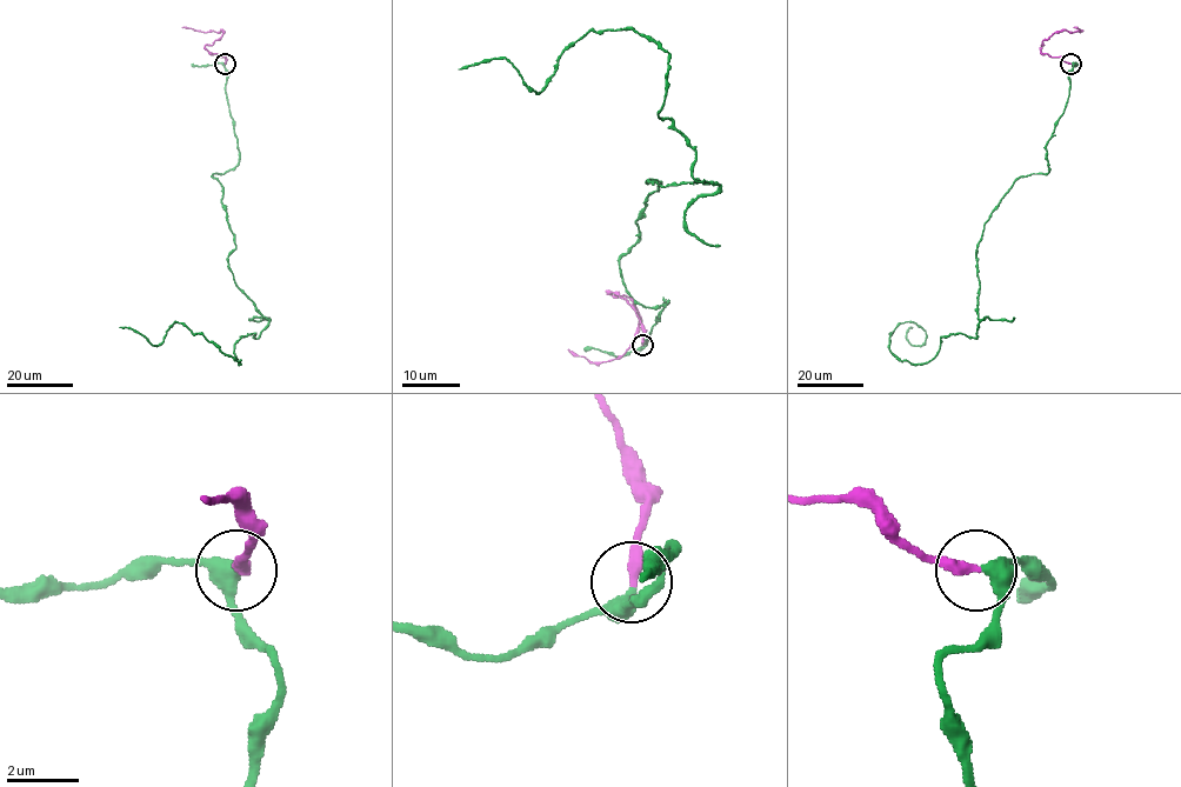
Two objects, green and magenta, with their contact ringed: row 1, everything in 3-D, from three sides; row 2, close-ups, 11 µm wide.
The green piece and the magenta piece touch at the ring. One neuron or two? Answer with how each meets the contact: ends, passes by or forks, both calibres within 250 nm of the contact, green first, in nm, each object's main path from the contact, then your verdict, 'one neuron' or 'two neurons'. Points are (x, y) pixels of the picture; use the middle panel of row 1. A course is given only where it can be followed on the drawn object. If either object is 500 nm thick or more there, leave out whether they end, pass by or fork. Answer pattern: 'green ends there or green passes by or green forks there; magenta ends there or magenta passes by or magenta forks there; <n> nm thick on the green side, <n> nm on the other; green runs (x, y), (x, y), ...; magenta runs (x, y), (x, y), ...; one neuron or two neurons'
green passes by; magenta ends there; 360 nm thick on the green side, 320 nm on the other; green runs (641, 346), (648, 180), (718, 185), (667, 52), (459, 69); magenta runs (641, 344), (635, 311), (614, 292), (607, 294), (626, 295), (640, 317), (634, 342), (607, 361), (568, 348); one neuron

